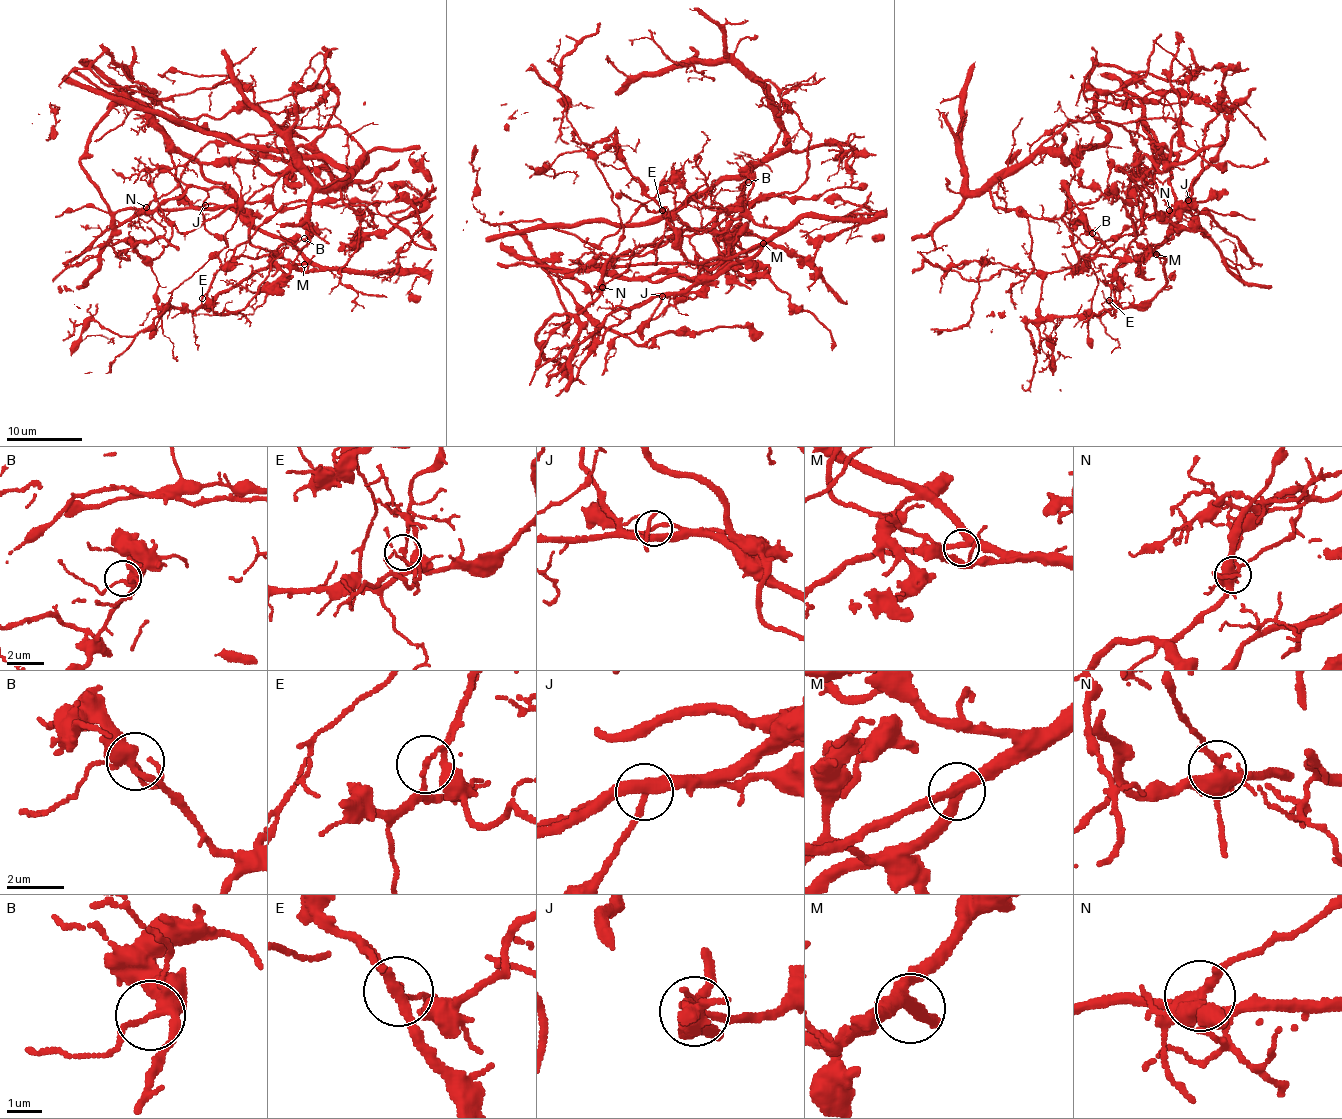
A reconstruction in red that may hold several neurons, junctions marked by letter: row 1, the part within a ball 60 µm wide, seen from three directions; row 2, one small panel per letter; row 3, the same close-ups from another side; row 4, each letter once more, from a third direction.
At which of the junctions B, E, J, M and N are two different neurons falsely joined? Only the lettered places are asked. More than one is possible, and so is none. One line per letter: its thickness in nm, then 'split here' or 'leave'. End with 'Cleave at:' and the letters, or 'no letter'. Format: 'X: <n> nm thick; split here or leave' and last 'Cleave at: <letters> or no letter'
B: 280 nm thick; leave
E: 120 nm thick; split here
J: 200 nm thick; leave
M: 320 nm thick; leave
N: 440 nm thick; split here
Cleave at: E, N

